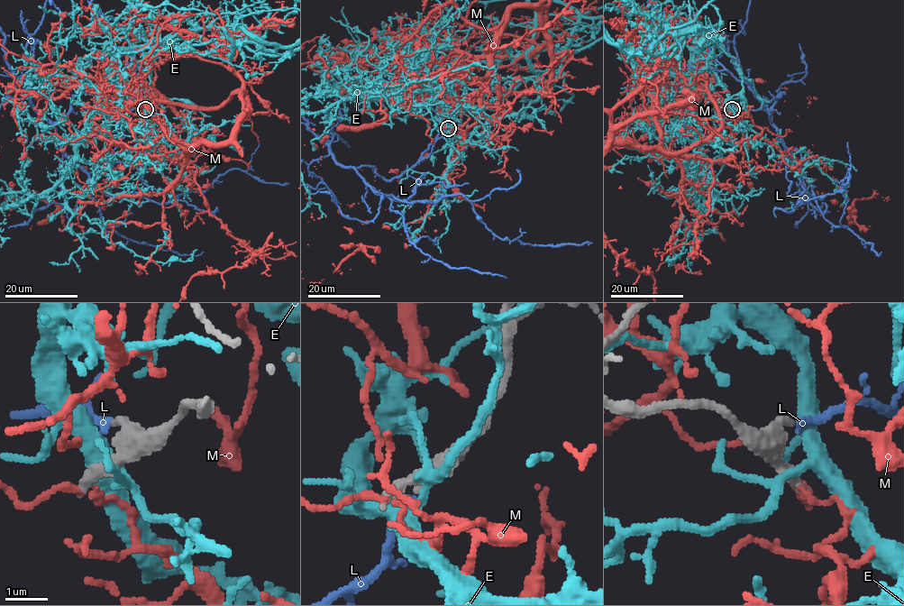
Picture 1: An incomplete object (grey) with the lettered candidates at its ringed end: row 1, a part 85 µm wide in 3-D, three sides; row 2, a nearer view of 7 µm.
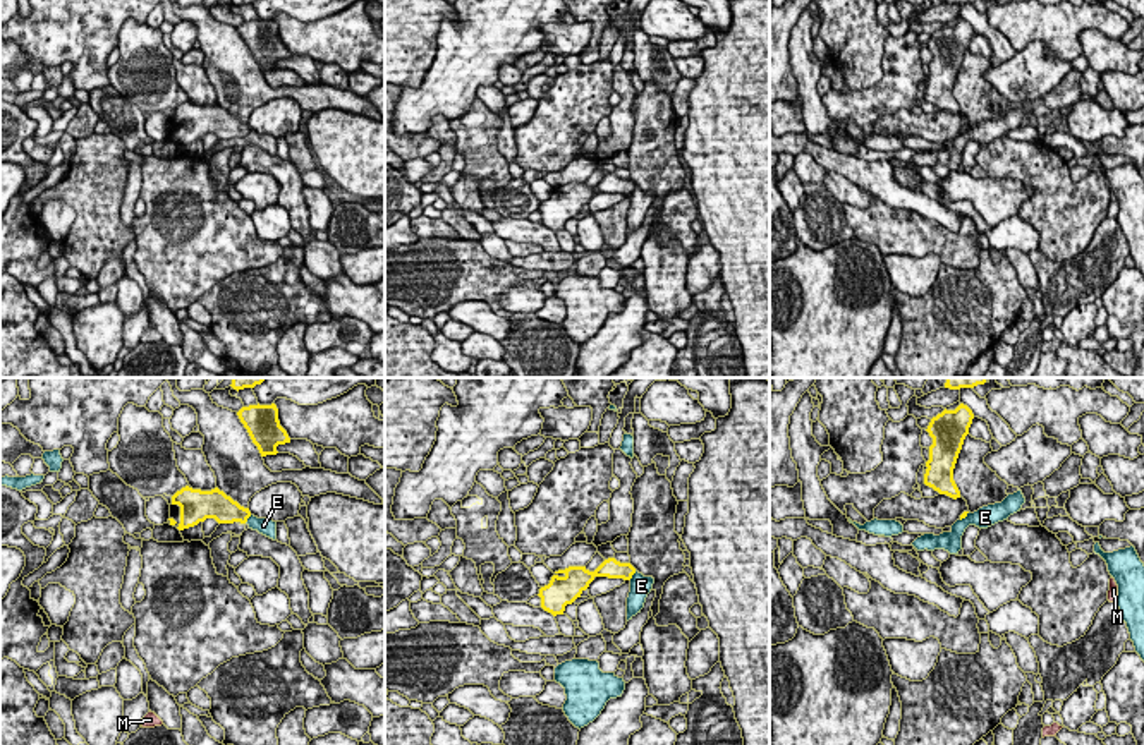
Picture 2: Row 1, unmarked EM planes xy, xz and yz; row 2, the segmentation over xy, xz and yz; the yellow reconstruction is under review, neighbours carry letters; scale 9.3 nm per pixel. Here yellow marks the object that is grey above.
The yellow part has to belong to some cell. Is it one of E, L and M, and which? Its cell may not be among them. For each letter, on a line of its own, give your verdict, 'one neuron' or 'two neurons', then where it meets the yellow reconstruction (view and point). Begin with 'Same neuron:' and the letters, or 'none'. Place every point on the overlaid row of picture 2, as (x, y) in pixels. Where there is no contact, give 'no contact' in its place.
Same neuron: L
E: two neurons; contact xz (632, 574)
L: one neuron; no contact
M: two neurons; no contact

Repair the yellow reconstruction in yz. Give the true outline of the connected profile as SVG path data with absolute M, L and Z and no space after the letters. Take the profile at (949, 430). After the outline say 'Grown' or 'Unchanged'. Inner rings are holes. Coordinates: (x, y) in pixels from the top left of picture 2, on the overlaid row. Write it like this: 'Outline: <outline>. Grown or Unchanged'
Outline: M960 403L955 410L945 409L933 417L926 429L933 438L933 445L929 446L929 460L926 462L924 484L953 500L960 498L960 491L953 481L953 469L972 419L972 410Z. Unchanged

